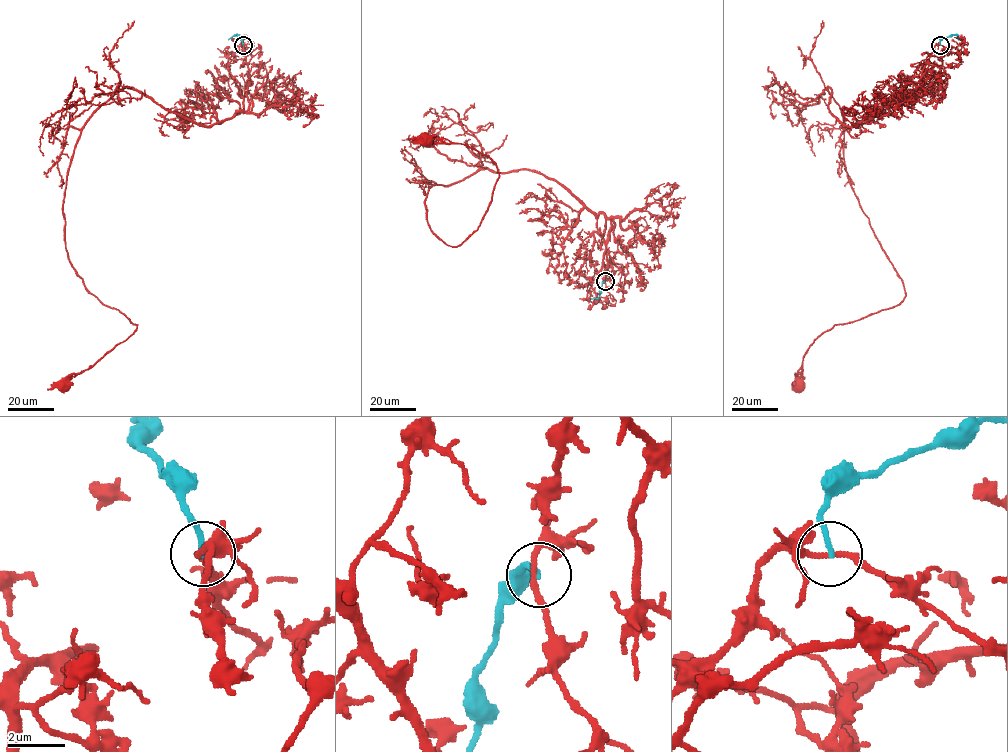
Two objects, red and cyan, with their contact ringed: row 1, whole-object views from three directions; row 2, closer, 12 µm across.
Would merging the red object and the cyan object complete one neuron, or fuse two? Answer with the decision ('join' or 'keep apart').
keep apart

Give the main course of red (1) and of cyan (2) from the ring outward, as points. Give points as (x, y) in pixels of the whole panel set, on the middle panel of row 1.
1: (604, 281), (604, 215), (527, 170), (428, 189), (445, 244), (477, 229), (499, 175), (487, 155), (426, 139)
2: (605, 281), (598, 297), (590, 299)

